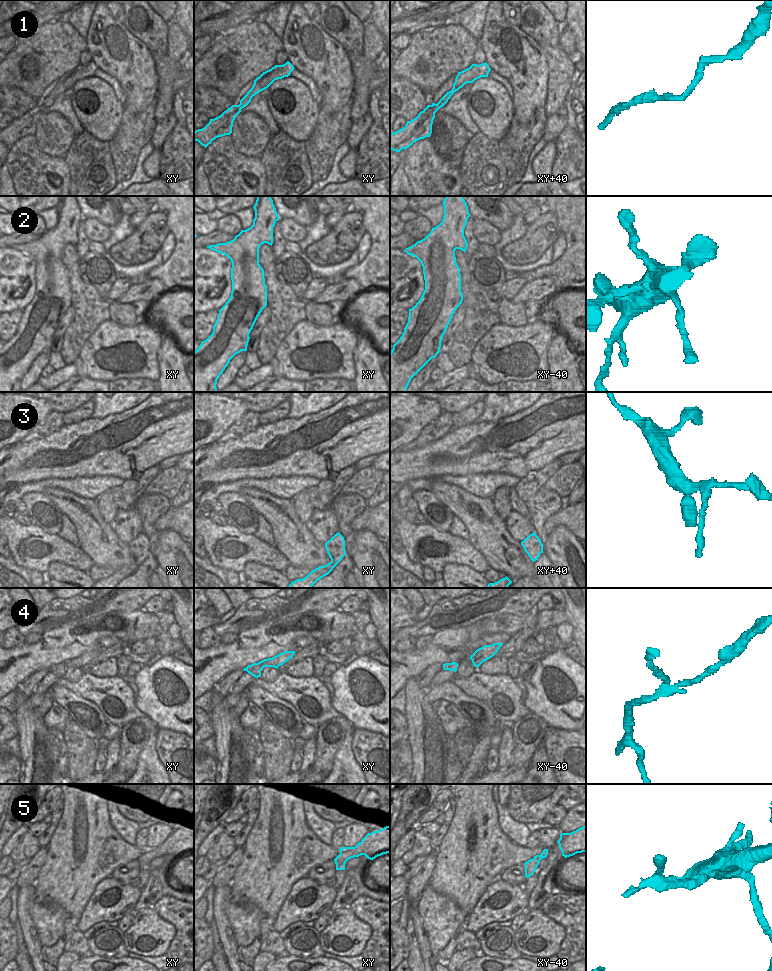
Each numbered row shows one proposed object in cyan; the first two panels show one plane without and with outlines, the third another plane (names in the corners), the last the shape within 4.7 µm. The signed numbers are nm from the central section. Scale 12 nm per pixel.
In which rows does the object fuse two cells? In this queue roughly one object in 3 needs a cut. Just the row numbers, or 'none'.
4, 5

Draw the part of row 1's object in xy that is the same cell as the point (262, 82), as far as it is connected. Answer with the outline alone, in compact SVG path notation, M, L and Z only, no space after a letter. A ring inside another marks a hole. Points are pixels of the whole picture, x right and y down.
M287 61L283 65L275 65L271 69L263 72L254 80L252 88L240 100L239 105L232 105L220 116L210 119L209 123L202 129L194 132L194 141L198 141L205 148L218 137L230 135L232 133L233 122L241 109L246 107L253 96L267 89L275 80L290 76L294 66Z

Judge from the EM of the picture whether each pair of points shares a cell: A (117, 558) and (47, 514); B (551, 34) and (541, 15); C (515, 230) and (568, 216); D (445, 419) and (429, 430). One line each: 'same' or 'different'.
A: different
B: same
C: different
D: same

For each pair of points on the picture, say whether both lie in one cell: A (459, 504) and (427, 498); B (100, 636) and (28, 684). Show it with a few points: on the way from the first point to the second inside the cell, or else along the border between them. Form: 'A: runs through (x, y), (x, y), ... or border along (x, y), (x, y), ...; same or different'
A: border along (430, 491), (453, 515); different
B: border along (46, 668), (31, 673), (25, 679); different

